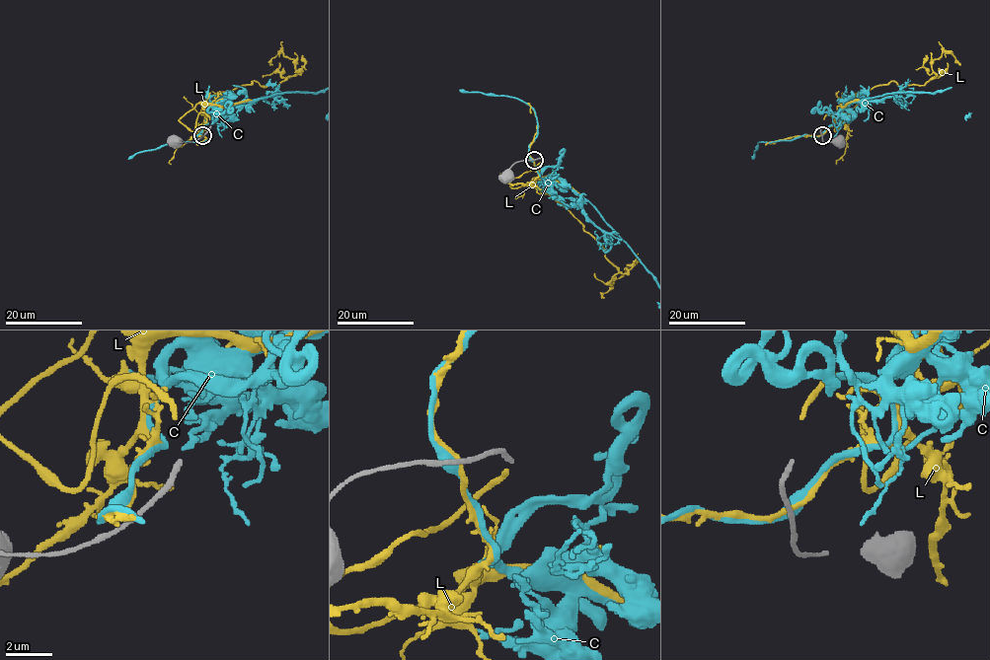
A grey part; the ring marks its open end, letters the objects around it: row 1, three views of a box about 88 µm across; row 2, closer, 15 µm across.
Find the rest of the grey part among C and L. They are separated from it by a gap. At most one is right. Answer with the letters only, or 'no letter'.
L

